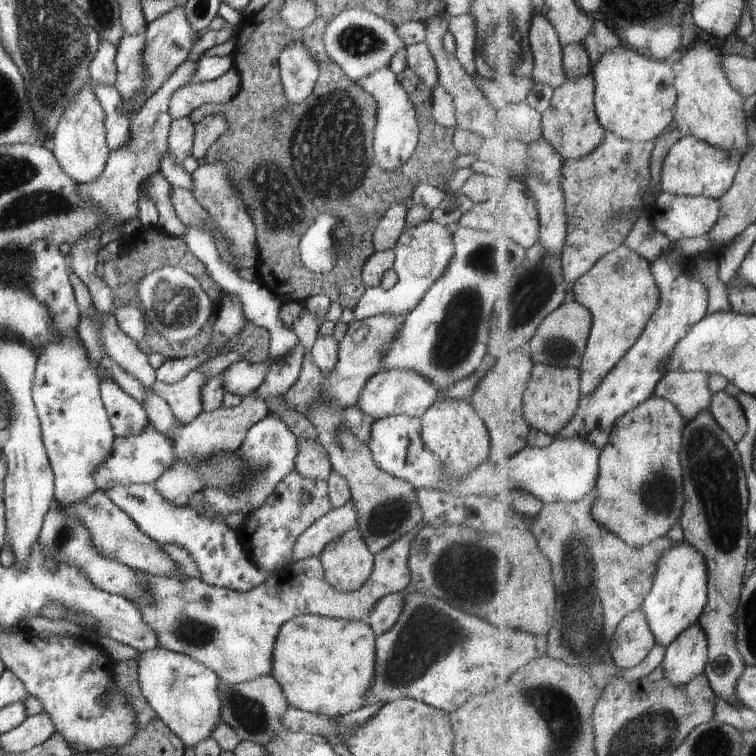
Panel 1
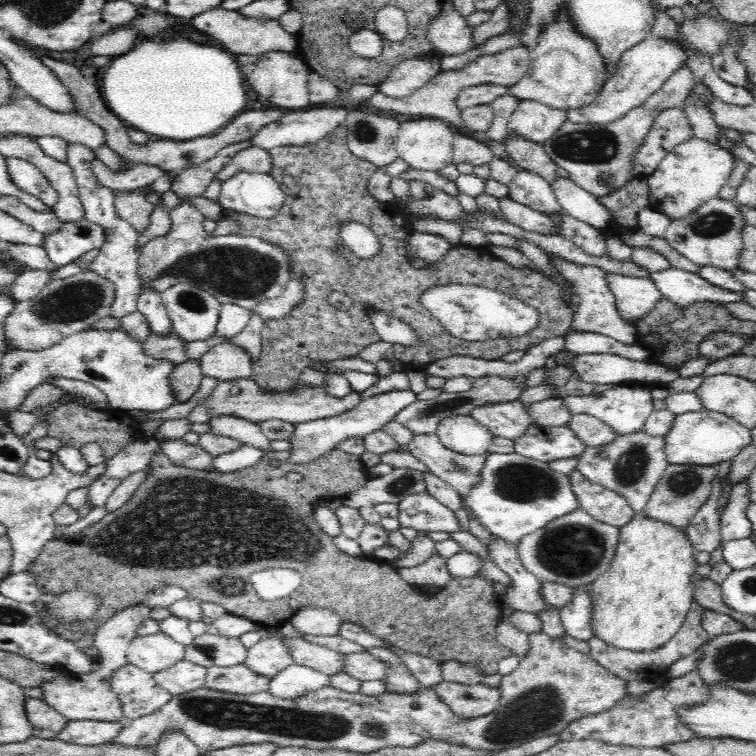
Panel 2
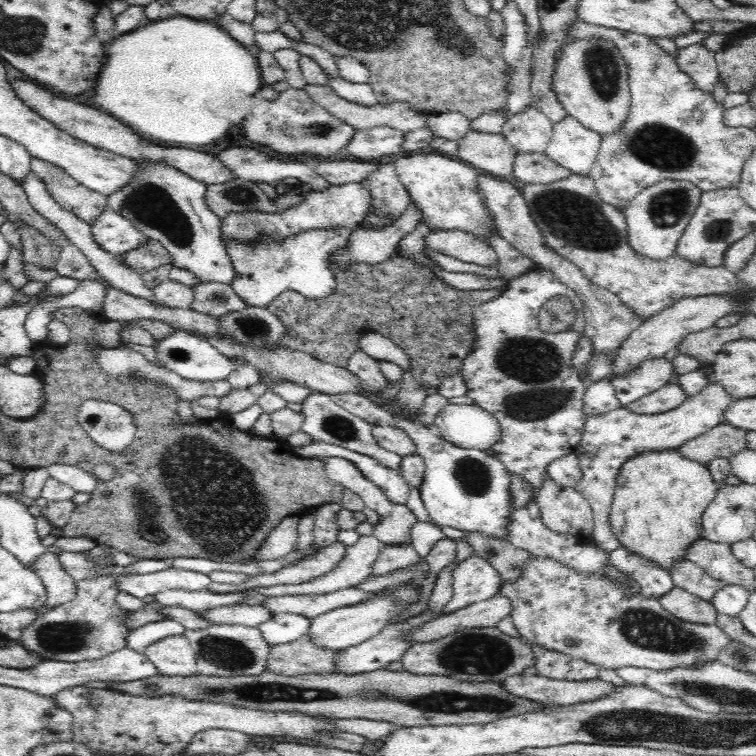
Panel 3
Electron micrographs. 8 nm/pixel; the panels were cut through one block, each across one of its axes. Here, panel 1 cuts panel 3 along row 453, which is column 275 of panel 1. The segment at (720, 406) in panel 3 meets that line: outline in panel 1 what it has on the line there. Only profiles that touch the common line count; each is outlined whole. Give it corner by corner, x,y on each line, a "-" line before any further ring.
423,522
418,528
404,534
400,540
396,540
388,550
375,555
374,567
366,584
362,588
354,590
354,592
338,592
328,584
322,562
320,562
320,555
318,555
300,560
300,562
292,564
280,573
267,577
264,584
260,584
260,586
256,586
248,592
218,588
218,586
206,584
200,578
187,577
180,580
180,576
156,576
156,574
148,574
148,572
142,572
138,568
132,568
140,576
146,578
146,582
150,584
151,588
148,590
148,596
142,596
142,598
136,598
136,600
126,598
126,600
130,600
138,608
142,620
148,624
148,628
152,628
152,632
156,634
158,647
188,656
198,664
210,668
218,678
226,680
226,682
232,684
248,682
248,680
254,680
258,676
270,674
270,670
272,670
272,648
274,648
276,642
276,634
280,630
280,626
291,618
300,615
316,615
333,618
334,620
356,622
360,620
362,624
368,624
372,610
382,597
404,591
410,584
410,571
408,570
410,544
418,536
420,528
423,528
424,525

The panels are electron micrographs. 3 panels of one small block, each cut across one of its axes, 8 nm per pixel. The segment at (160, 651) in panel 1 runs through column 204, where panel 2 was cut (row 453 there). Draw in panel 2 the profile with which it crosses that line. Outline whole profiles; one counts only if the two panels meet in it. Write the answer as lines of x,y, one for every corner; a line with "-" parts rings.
702,407
696,412
678,414
670,432
664,436
670,464
714,465
733,459
747,444
752,442
751,430
724,413

